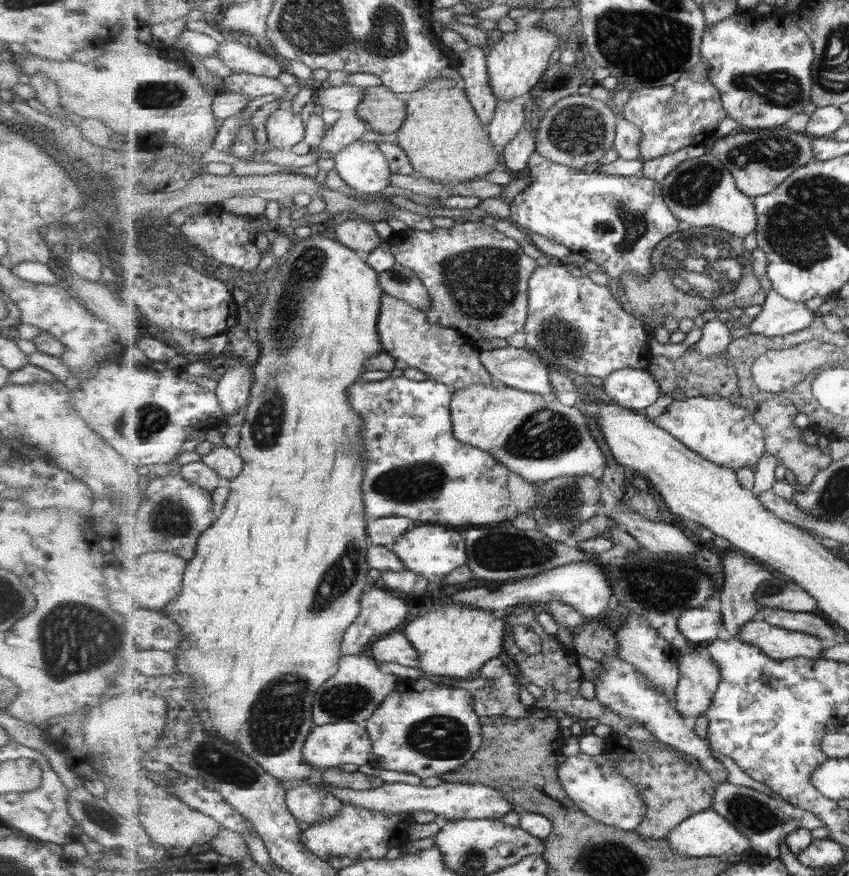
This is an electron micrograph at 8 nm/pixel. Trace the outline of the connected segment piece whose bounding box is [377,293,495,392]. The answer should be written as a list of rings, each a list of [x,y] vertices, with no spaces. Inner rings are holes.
[[[383,294],[377,327],[385,353],[397,360],[403,360],[410,367],[419,368],[429,375],[429,378],[455,388],[456,392],[473,384],[488,386],[495,382],[493,375],[481,361],[482,351],[477,348],[471,337],[457,329],[431,323],[424,309],[415,308],[399,297]]]

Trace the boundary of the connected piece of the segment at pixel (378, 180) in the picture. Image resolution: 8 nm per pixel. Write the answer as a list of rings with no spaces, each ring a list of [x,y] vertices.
[[[357,141],[334,156],[334,168],[358,197],[374,198],[391,185],[391,165],[375,141]]]

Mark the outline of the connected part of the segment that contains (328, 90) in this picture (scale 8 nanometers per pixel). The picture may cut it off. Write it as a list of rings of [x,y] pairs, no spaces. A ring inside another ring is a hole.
[[[355,85],[326,86],[315,90],[312,96],[317,108],[331,108],[341,112],[356,112],[365,100],[365,87]]]

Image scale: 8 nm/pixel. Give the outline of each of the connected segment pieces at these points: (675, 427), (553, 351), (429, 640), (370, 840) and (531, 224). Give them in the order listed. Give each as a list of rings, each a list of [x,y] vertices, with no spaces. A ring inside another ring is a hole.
[[[699,396],[673,401],[654,422],[686,444],[691,451],[724,468],[733,468],[735,471],[745,467],[756,468],[766,454],[764,426],[749,409],[741,408],[730,399],[711,400]]]
[[[563,264],[537,266],[529,280],[529,318],[523,328],[526,335],[525,348],[535,351],[549,365],[567,367],[574,374],[583,376],[612,375],[625,368],[648,369],[654,355],[650,350],[650,336],[642,320],[627,312],[615,298],[613,290],[607,286],[595,284],[587,276],[573,276],[568,267]]]
[[[439,605],[423,615],[419,615],[403,627],[403,632],[415,649],[419,651],[421,676],[449,676],[465,679],[479,676],[487,662],[497,659],[503,652],[507,623],[491,611],[471,605]]]
[[[345,803],[337,815],[313,823],[302,831],[302,841],[309,851],[318,857],[332,859],[334,856],[348,856],[354,859],[382,859],[391,846],[401,847],[410,837],[408,828],[414,818],[411,813],[391,814],[375,809],[365,809],[353,803]]]
[[[537,151],[527,167],[531,184],[512,201],[511,222],[585,256],[609,277],[619,279],[627,271],[653,273],[657,244],[685,226],[667,205],[662,183],[643,175],[580,171],[563,167]]]

